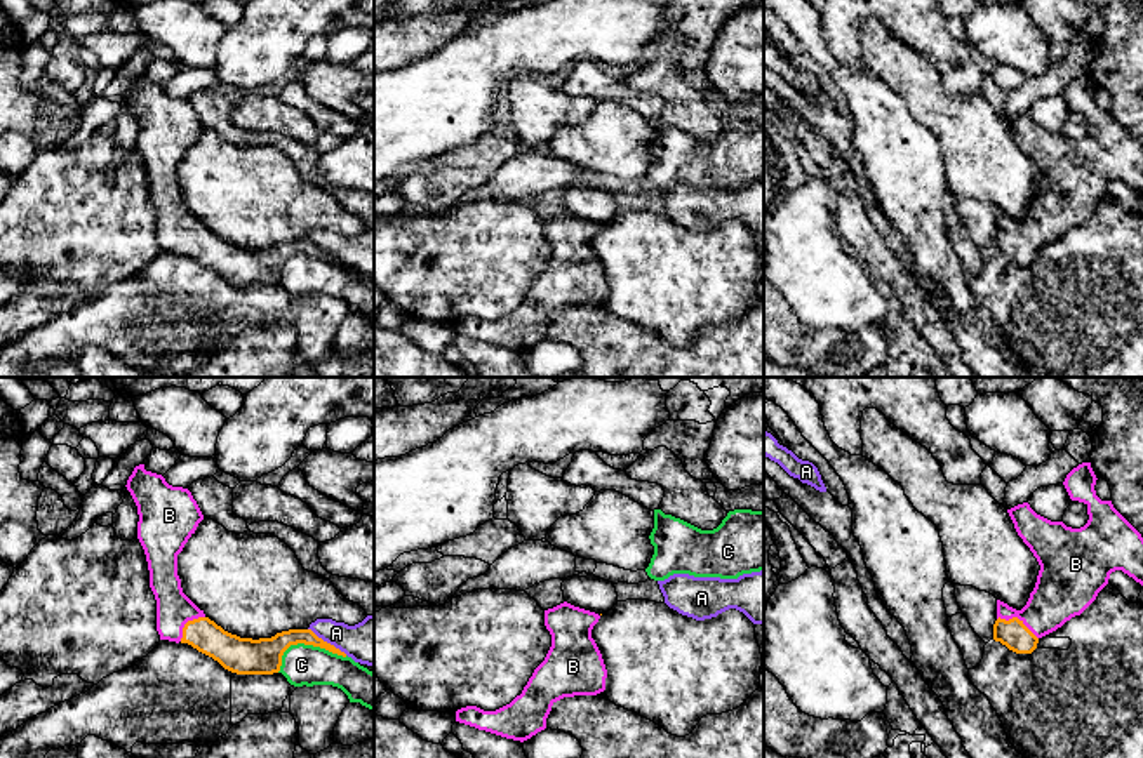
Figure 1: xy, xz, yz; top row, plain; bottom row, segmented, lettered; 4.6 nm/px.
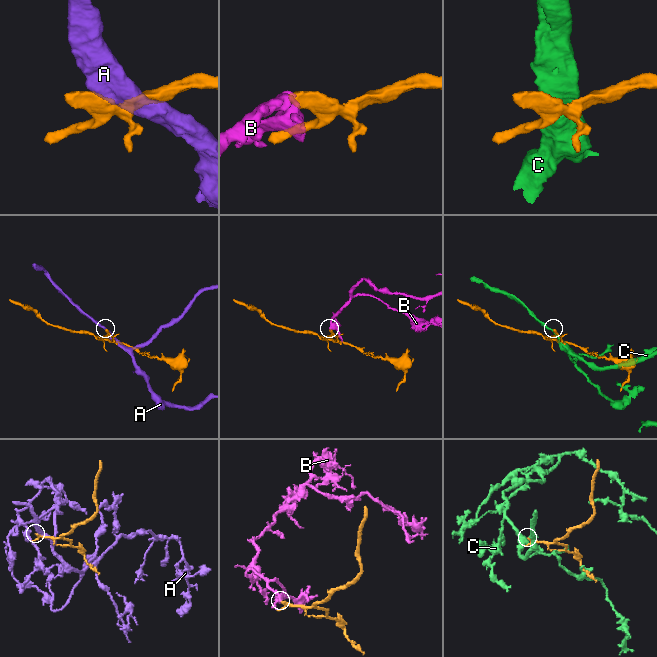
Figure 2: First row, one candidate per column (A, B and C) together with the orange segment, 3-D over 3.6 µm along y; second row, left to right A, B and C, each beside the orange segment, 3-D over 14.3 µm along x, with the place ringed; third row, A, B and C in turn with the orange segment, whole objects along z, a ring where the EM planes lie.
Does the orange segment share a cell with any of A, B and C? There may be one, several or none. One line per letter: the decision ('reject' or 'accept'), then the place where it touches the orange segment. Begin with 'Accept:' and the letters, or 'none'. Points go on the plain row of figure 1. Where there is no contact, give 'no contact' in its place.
Accept: B
A: reject; contact xy (326, 252)
B: accept; contact yz (1018, 230)
C: reject; contact xy (305, 254)

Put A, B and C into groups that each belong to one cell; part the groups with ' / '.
A / B / C

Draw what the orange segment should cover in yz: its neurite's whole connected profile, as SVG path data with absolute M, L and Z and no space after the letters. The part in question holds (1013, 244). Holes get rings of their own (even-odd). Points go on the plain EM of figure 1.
M1082 73L1063 92L1070 110L1087 116L1089 130L1080 139L1072 139L1063 132L1051 132L1037 125L1028 113L1007 120L1018 146L1040 176L1035 198L1021 221L997 210L993 250L1016 264L1032 264L1042 247L1056 242L1072 228L1080 226L1108 195L1112 183L1122 181L1143 196L1143 148L1113 118L1112 111L1101 111L1096 106L1096 90L1091 73Z

